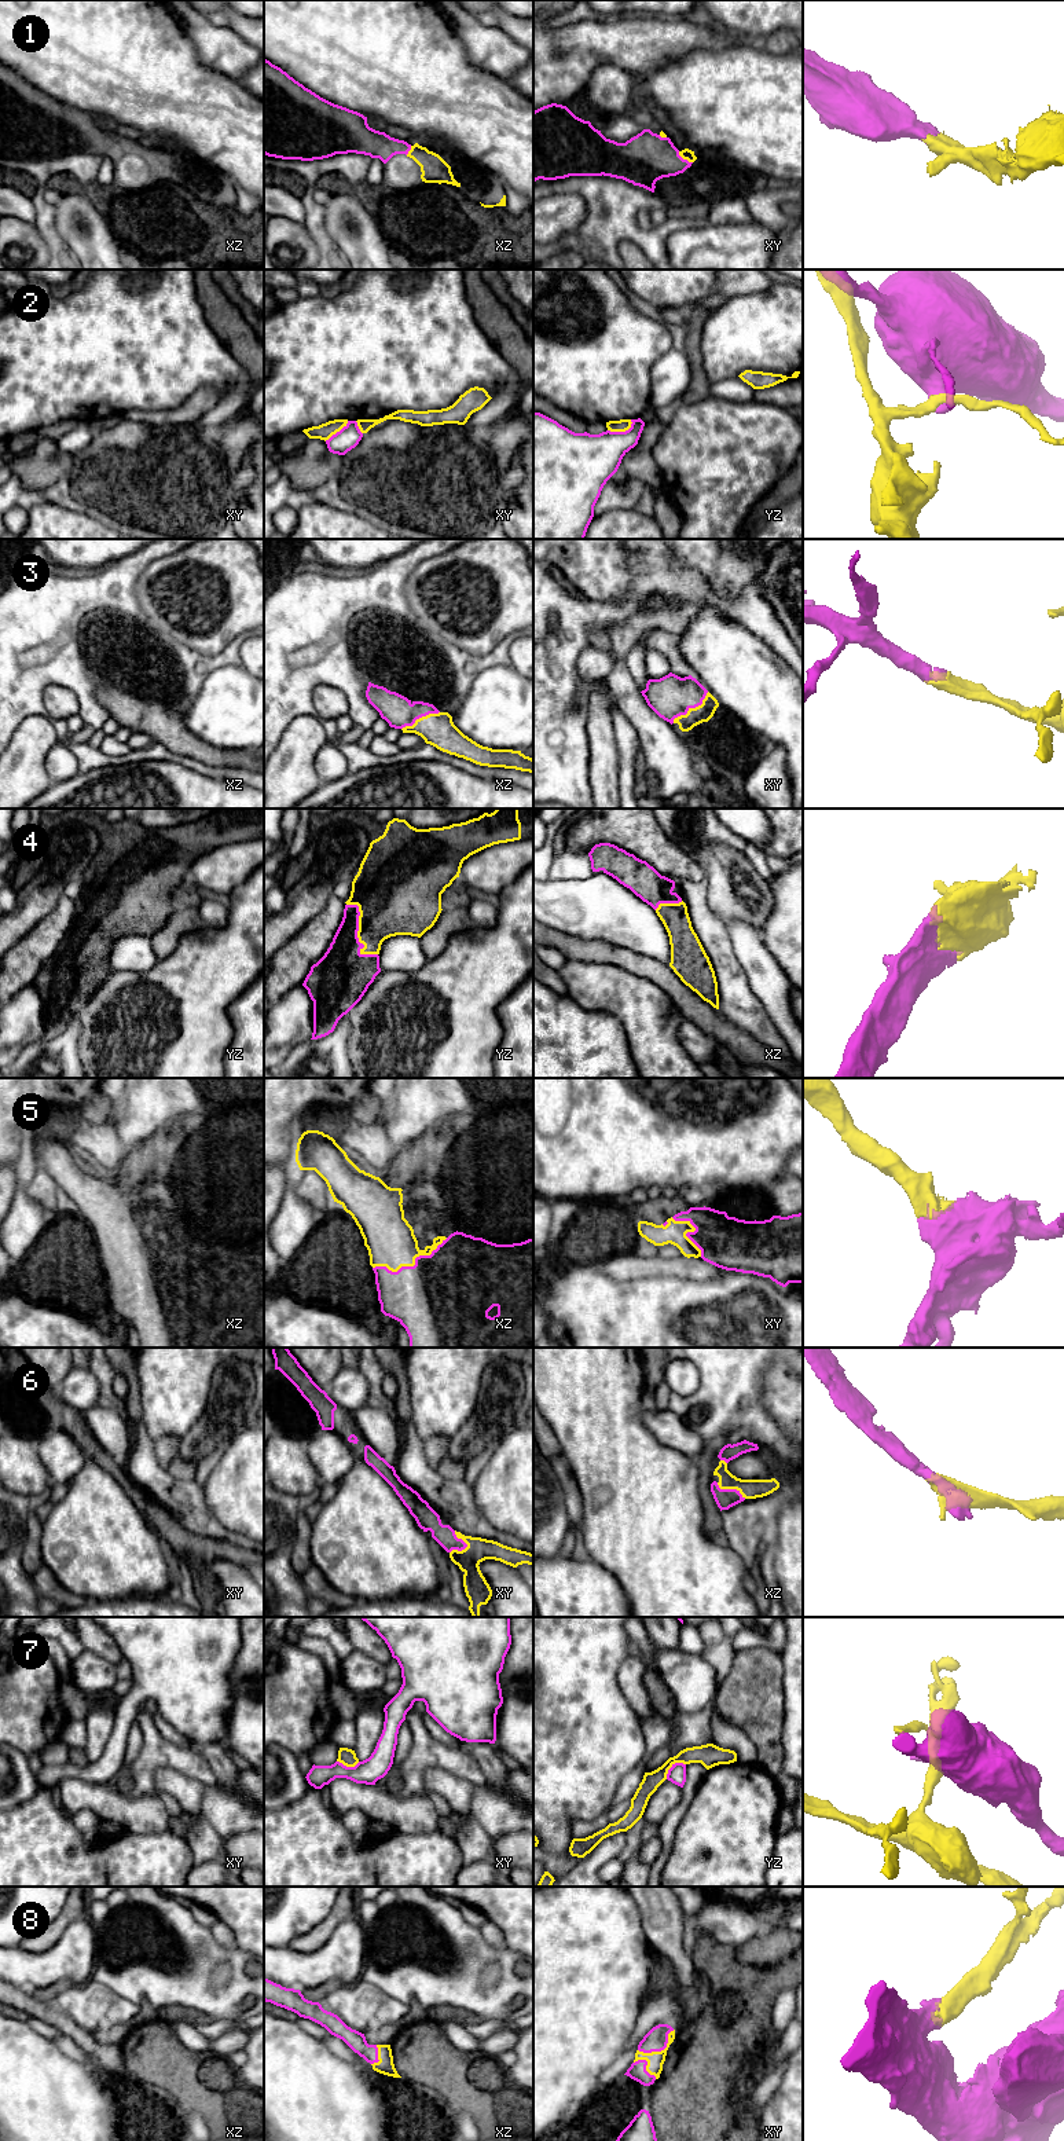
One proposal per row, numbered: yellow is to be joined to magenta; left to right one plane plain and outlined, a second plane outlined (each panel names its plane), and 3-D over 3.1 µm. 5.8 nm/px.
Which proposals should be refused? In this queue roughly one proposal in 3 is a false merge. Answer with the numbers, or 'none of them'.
2, 7

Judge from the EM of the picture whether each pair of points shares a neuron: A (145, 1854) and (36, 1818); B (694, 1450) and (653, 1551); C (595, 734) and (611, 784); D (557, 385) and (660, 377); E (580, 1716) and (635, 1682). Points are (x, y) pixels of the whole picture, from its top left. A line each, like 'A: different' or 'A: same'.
A: same
B: different
C: same
D: different
E: different

